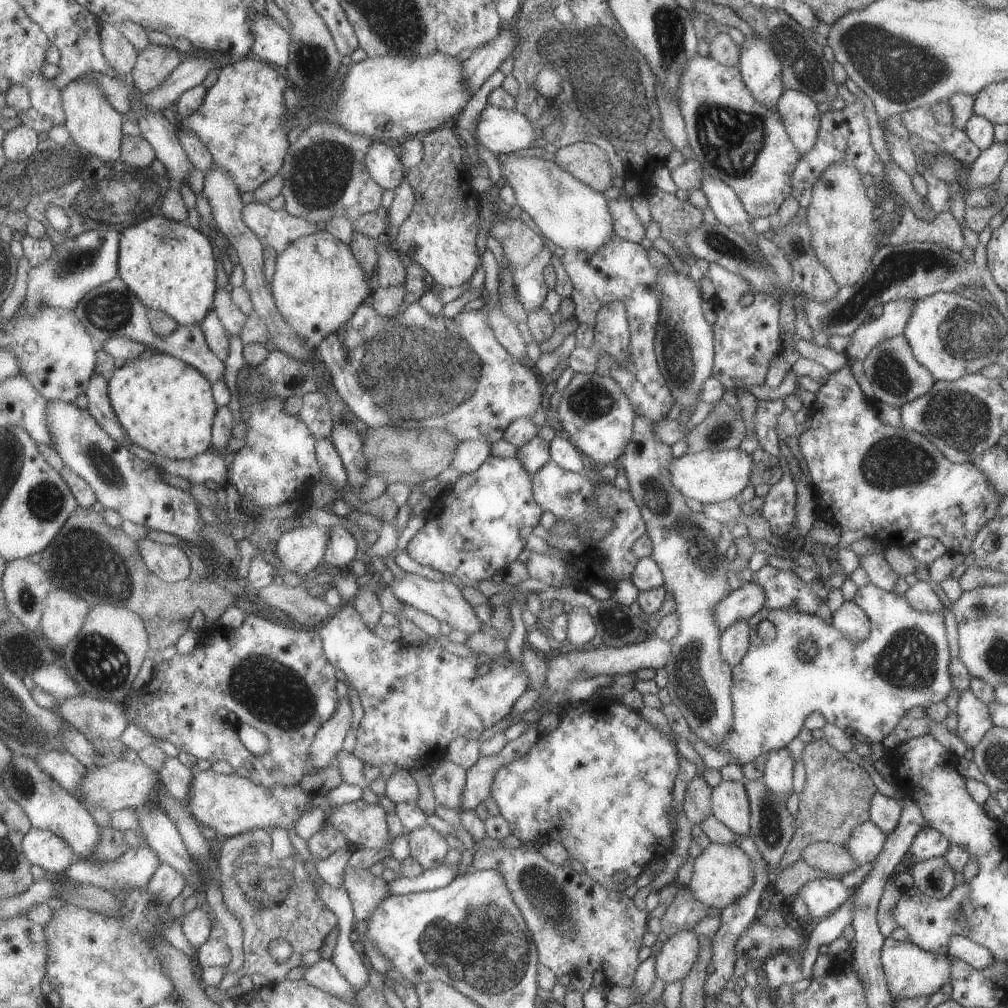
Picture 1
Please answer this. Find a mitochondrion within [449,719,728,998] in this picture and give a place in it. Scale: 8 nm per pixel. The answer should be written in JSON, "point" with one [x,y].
{"point":[538,887]}

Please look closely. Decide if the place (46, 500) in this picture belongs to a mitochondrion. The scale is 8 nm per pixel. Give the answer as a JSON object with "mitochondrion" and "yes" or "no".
{"mitochondrion":"yes"}

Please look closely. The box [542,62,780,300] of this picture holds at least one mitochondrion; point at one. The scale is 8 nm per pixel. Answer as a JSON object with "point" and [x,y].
{"point":[731,140]}

